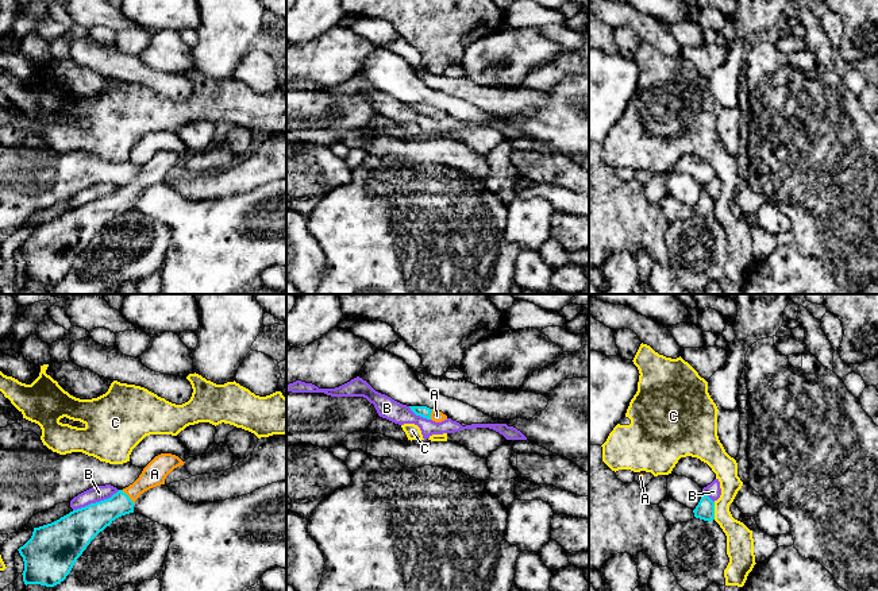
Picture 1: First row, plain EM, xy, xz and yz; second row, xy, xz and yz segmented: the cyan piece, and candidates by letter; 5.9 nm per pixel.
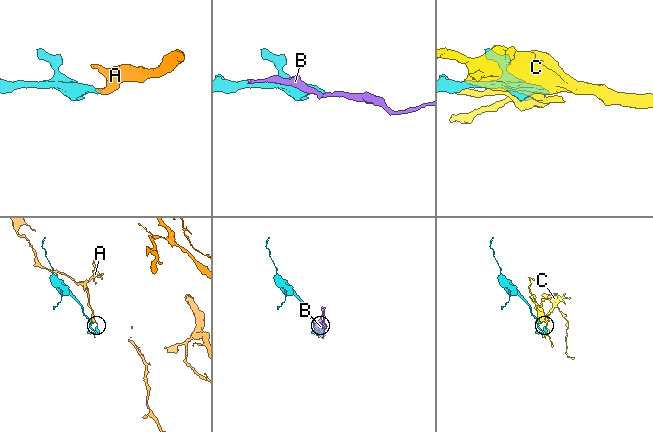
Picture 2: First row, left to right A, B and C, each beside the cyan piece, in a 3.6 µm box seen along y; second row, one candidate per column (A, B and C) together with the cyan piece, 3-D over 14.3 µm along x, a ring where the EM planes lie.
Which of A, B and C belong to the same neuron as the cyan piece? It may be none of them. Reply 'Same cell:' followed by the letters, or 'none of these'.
Same cell: A

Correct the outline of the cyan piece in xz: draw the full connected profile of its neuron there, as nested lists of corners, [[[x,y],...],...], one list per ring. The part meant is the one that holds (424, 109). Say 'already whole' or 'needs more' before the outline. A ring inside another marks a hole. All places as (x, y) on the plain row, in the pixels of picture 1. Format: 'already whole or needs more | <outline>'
needs more | [[[409,104],[409,105],[416,113],[420,113],[427,117],[432,117],[435,120],[442,120],[447,117],[446,112],[443,112],[442,109],[430,107],[427,104]]]

